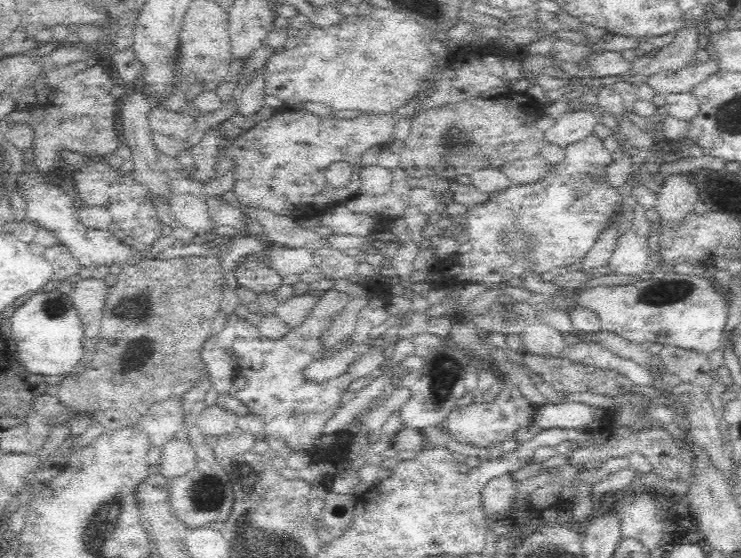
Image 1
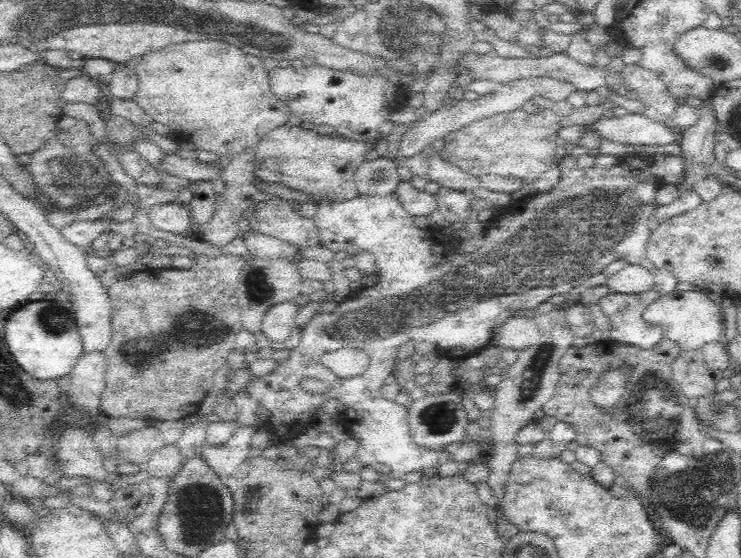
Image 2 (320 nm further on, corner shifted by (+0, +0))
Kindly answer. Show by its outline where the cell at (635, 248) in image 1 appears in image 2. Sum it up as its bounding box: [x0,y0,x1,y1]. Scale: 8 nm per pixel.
[604,264,654,294]

